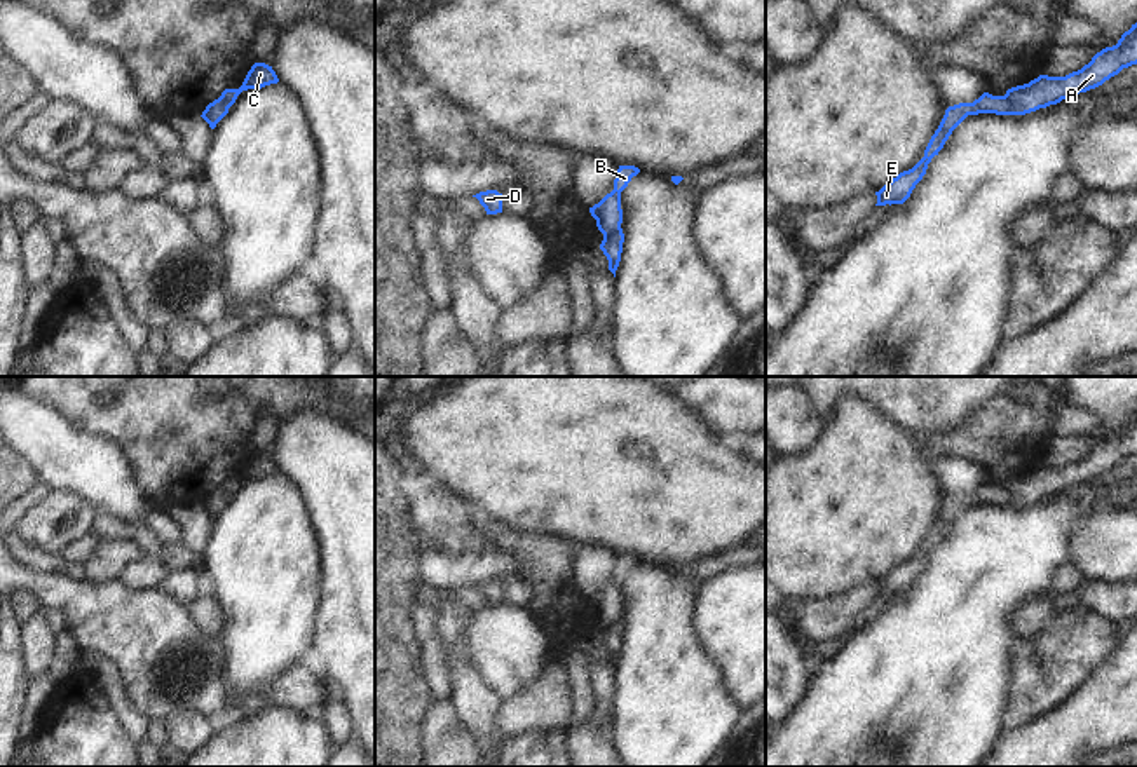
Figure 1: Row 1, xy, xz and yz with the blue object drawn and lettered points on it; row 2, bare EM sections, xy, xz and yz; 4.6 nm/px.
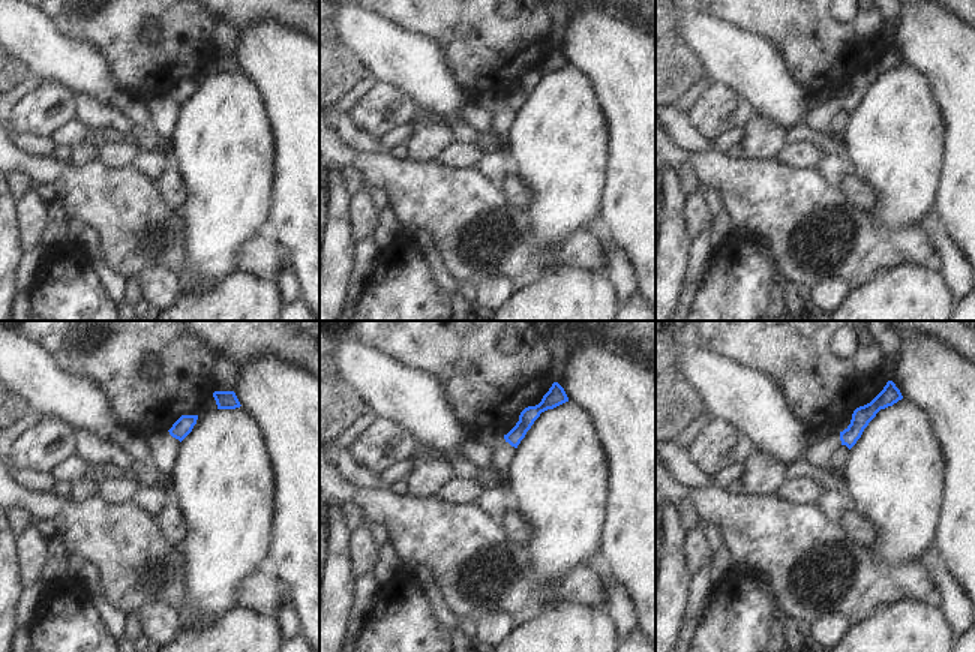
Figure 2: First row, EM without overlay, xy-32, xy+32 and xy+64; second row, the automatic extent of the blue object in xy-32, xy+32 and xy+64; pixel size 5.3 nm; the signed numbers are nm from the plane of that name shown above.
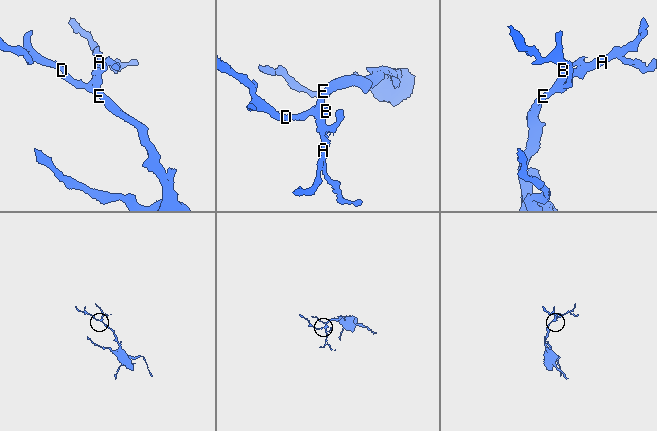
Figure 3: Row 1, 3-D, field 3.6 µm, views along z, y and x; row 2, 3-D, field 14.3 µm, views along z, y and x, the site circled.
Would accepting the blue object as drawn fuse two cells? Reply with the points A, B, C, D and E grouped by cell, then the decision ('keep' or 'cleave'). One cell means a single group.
groups A C / B D E; cleave

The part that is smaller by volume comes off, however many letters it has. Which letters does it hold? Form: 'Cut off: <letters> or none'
Cut off: A, C

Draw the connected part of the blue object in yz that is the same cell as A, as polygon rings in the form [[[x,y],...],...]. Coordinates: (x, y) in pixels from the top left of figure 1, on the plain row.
[[[1137,413],[1121,425],[1116,436],[1097,443],[1081,460],[1066,467],[1039,465],[1029,474],[1008,479],[1004,490],[1011,506],[1025,506],[1095,479],[1132,455],[1137,455]]]

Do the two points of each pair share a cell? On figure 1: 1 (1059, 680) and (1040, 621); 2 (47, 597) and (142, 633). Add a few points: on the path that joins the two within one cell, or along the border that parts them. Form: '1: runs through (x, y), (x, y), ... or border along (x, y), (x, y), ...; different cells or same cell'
1: border along (1057, 614), (1041, 631), (1019, 638); different cells
2: runs through (70, 598), (95, 616), (119, 624); same cell

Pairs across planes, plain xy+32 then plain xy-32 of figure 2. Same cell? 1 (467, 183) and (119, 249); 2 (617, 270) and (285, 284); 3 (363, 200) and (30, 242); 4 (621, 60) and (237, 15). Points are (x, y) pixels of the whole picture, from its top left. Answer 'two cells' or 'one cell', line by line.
1: one cell
2: one cell
3: one cell
4: two cells

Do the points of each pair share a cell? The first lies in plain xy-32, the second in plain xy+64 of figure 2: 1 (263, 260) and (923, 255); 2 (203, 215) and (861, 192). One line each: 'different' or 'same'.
1: same
2: different

